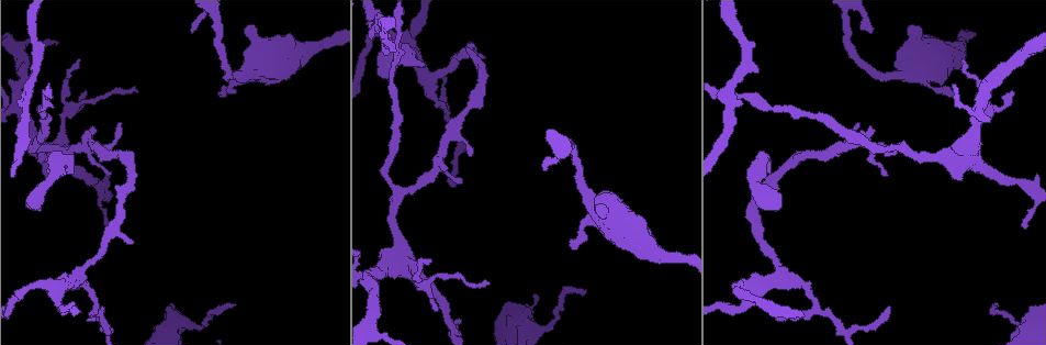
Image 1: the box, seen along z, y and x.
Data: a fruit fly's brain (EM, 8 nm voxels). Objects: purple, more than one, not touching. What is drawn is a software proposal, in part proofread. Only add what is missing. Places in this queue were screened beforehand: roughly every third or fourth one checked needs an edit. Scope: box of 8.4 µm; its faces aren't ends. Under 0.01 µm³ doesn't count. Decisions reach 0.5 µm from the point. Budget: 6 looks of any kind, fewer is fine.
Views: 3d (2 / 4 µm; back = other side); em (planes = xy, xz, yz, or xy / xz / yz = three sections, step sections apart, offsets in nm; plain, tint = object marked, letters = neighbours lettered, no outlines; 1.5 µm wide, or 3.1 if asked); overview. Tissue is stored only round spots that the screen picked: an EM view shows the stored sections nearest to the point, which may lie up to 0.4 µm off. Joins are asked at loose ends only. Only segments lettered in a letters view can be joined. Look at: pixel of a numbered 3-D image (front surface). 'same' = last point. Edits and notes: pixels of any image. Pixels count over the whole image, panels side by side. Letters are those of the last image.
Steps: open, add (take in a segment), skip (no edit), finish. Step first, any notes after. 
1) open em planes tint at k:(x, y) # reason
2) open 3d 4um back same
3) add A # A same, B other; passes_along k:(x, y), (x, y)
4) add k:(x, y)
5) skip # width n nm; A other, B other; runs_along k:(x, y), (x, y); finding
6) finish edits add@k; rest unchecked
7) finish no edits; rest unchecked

open em planes letters at 1:(379, 73) # branch stops here

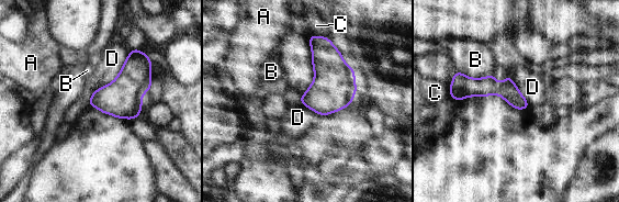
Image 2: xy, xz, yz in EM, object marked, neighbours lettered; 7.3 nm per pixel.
skip # A other, B other, C other, D other; runs_along 2:(453, 88), (506, 89), (526, 105); no lettered segment goes on from it

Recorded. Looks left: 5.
open em yz step 4 letters at 1:(460, 180)

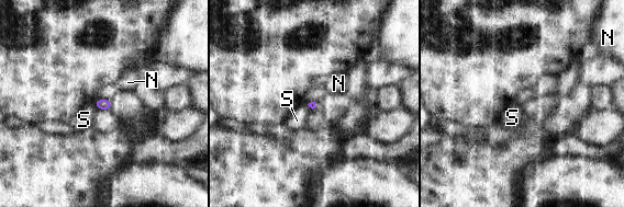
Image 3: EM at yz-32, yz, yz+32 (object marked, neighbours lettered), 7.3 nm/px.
open em planes letters same # another direction

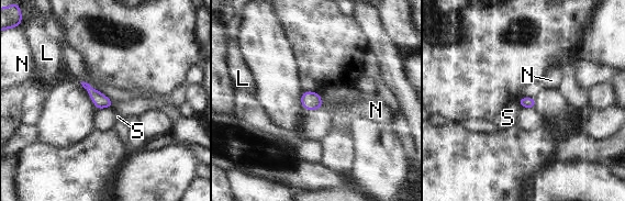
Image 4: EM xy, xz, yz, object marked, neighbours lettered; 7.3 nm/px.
skip # longest_contact S 50 nm; L other, N other, S other; none of them fits

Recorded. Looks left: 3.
open em xy step 8 letters at 1:(576, 250) # tapers out

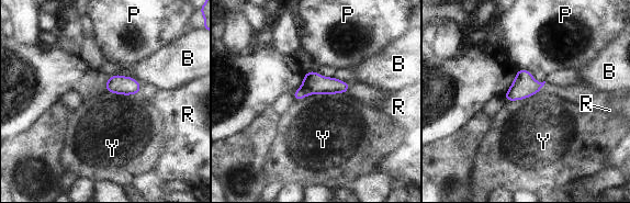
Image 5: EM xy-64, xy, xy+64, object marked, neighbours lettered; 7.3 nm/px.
open em yz step 8 letters same

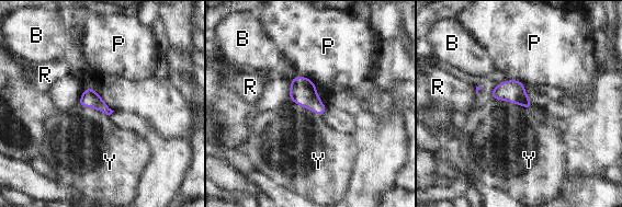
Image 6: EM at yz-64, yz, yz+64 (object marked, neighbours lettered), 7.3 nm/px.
skip # width 90 nm; B other, P other, R other, Y other; border 6:(492, 98), (515, 102), (529, 110); no lettered segment goes on from it

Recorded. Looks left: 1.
finish no edits; rest unchecked

